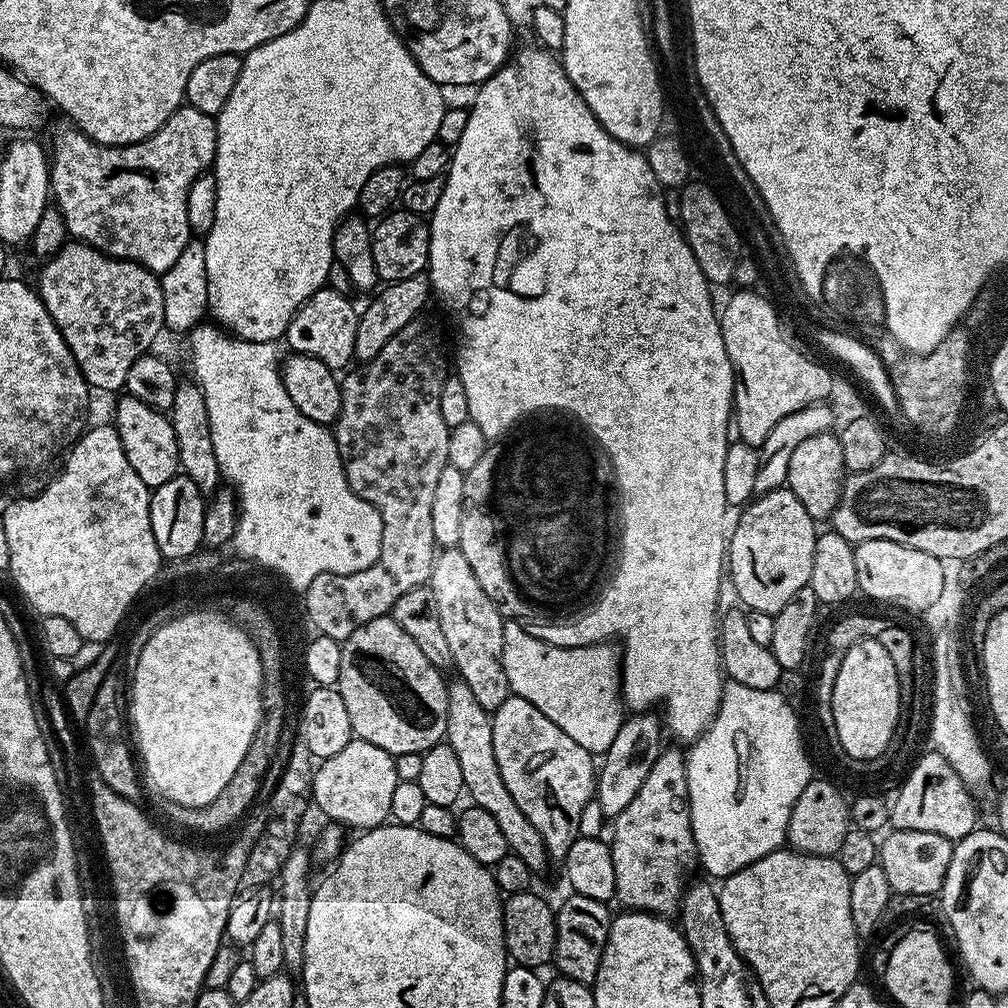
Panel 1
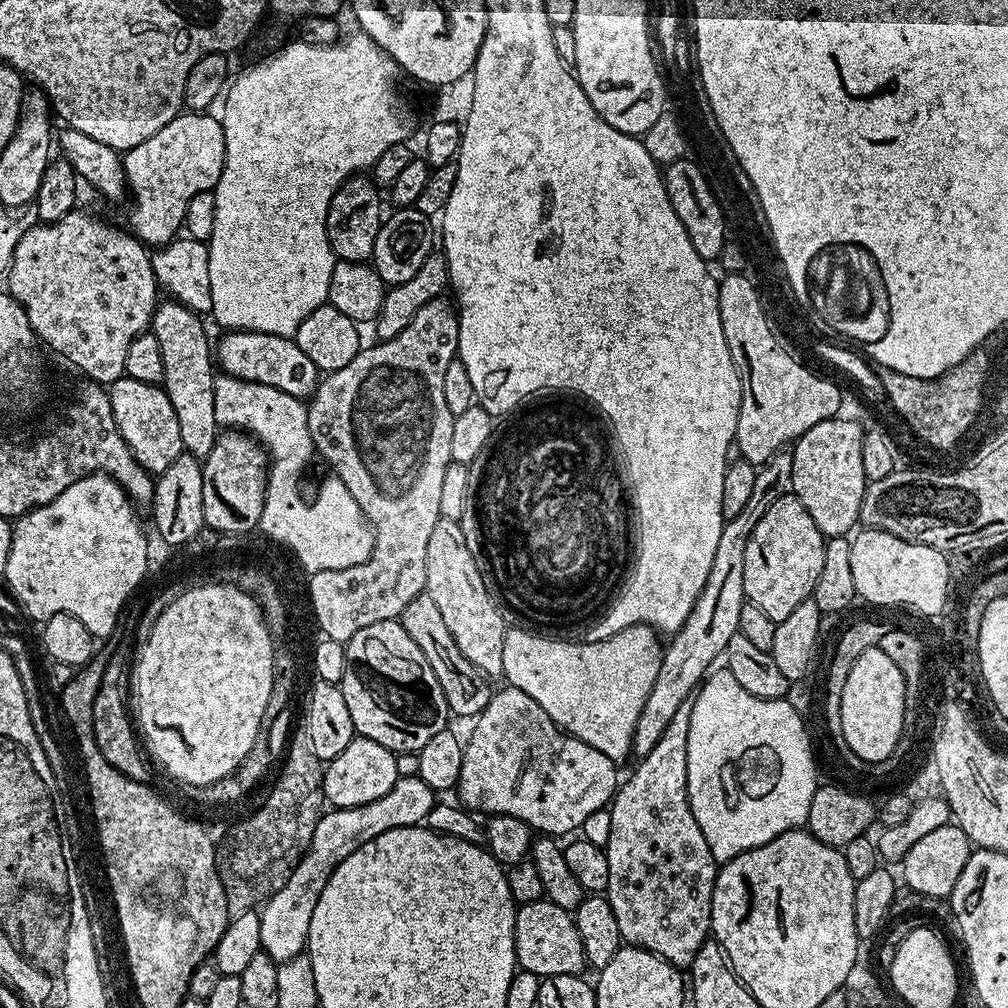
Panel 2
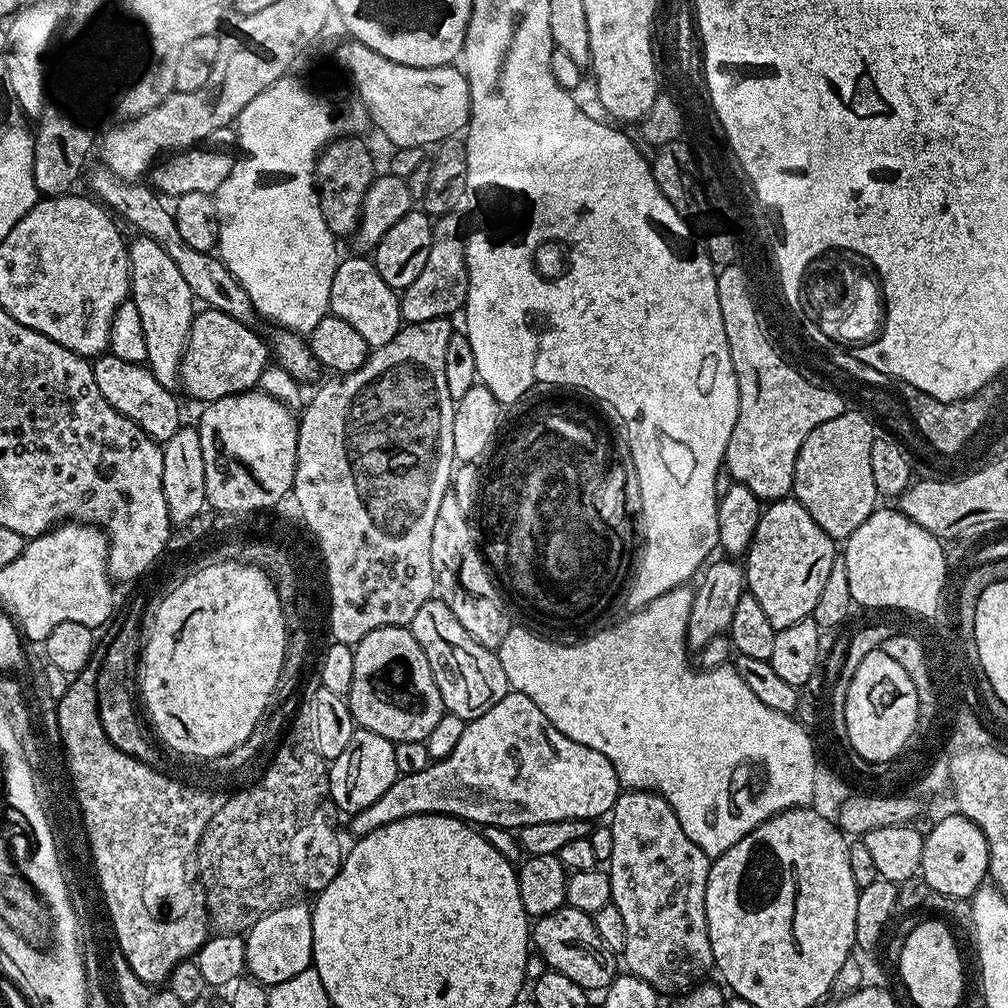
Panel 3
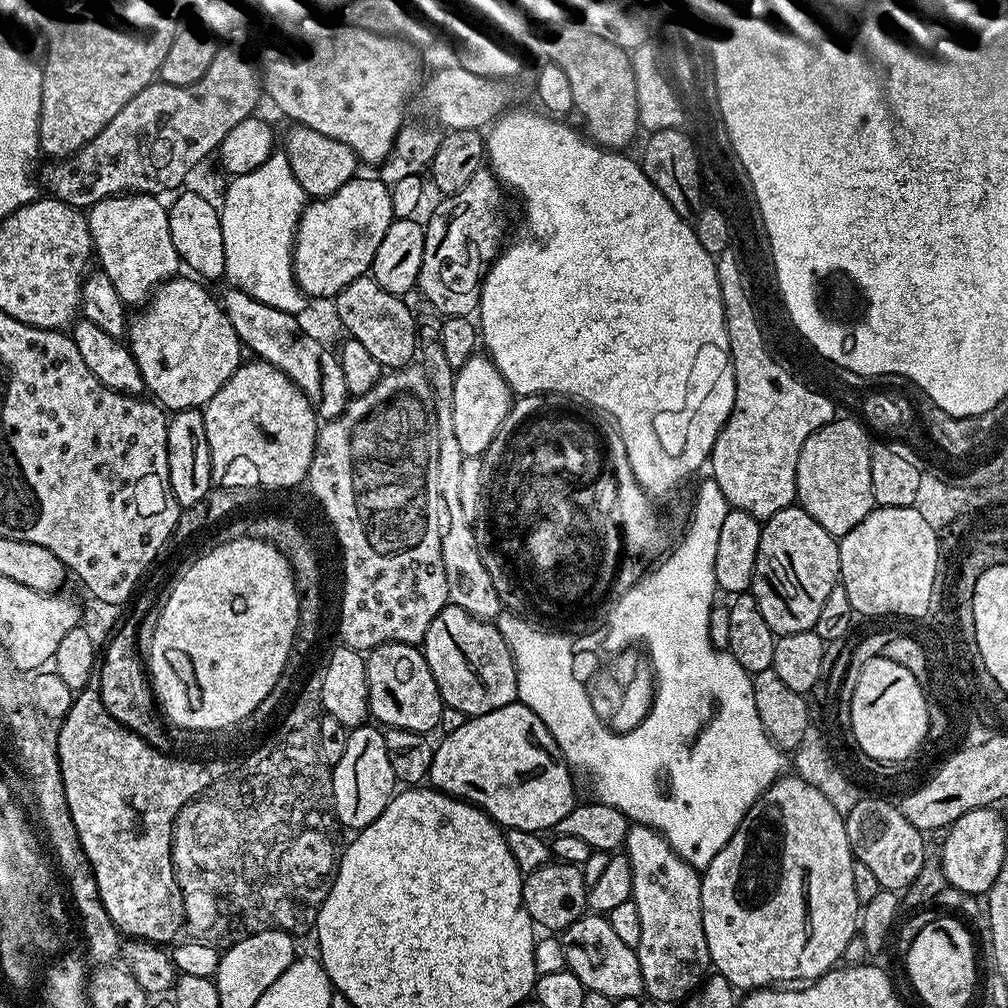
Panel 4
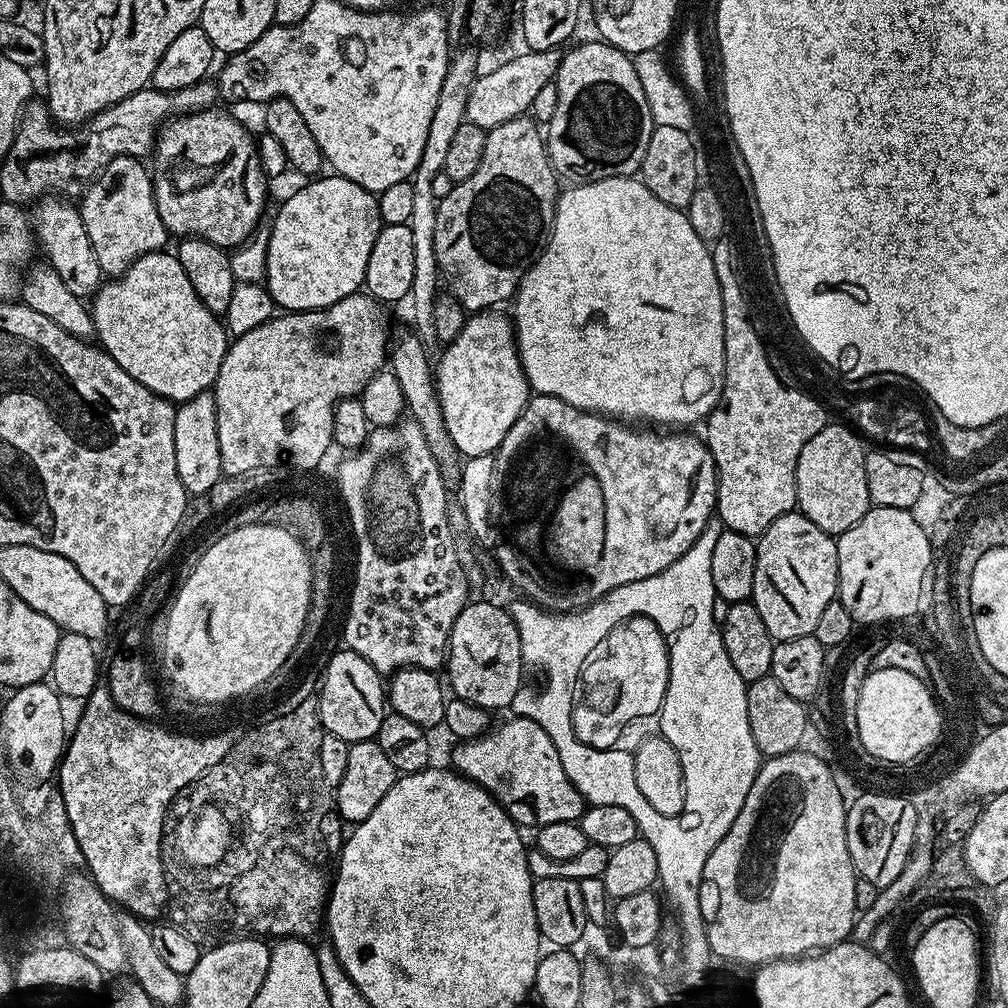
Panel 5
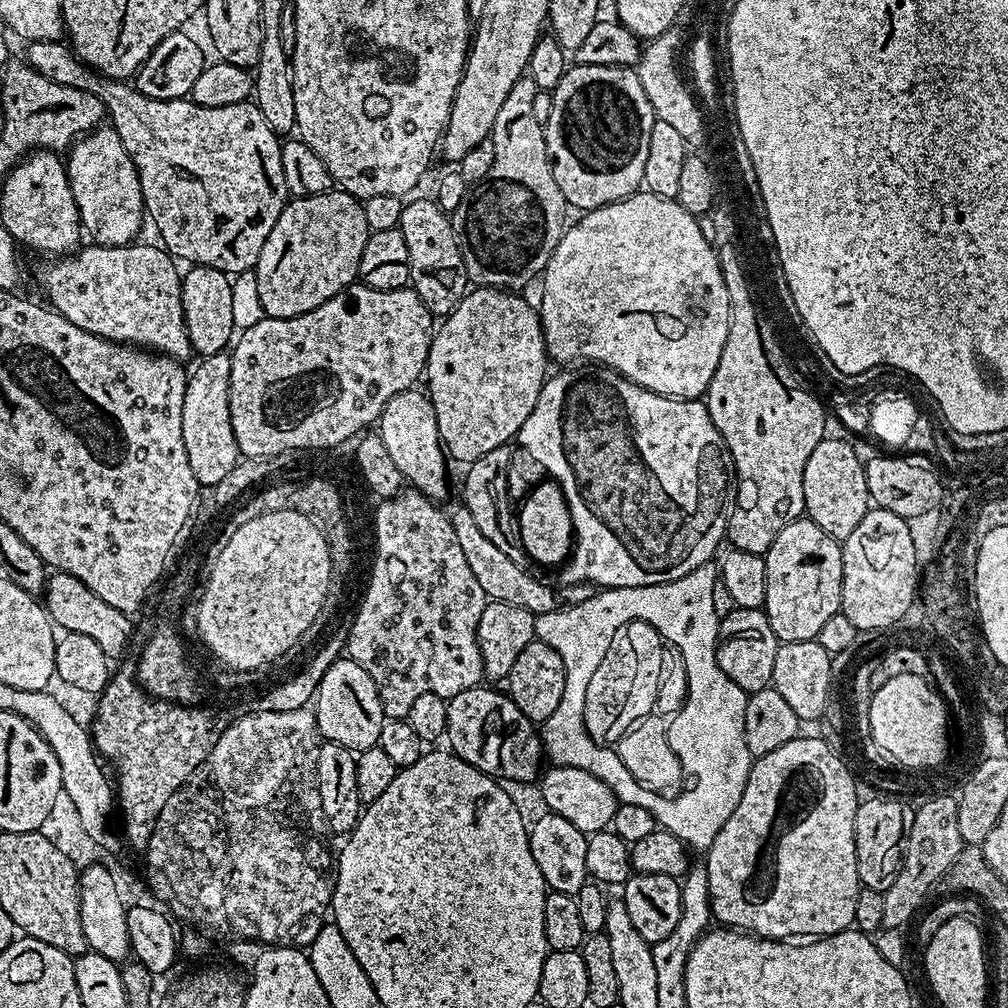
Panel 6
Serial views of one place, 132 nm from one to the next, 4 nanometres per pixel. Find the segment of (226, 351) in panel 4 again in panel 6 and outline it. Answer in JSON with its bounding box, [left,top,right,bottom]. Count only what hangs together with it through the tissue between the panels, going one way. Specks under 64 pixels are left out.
[44,242,193,362]

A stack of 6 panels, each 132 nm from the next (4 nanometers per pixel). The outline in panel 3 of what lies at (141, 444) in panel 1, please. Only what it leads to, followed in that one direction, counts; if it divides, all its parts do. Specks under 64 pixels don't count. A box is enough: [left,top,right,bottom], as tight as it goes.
[91,354,182,442]

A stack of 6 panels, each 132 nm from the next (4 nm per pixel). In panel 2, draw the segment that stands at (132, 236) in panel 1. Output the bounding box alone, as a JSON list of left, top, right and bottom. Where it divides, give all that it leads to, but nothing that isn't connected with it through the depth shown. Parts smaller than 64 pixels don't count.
[123,111,226,246]

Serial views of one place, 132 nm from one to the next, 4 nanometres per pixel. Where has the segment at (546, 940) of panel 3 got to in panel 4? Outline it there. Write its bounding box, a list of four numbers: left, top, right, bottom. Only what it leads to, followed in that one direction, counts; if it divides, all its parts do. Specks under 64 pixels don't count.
[559,914,644,1002]

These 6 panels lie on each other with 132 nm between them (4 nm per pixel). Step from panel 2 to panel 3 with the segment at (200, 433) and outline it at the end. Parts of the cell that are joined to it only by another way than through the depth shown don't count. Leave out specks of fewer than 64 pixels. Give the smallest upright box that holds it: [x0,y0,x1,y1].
[127,235,194,389]

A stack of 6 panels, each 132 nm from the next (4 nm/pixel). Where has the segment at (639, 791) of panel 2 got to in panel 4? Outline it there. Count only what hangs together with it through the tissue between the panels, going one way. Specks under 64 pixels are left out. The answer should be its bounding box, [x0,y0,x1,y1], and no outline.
[623,824,712,1004]

